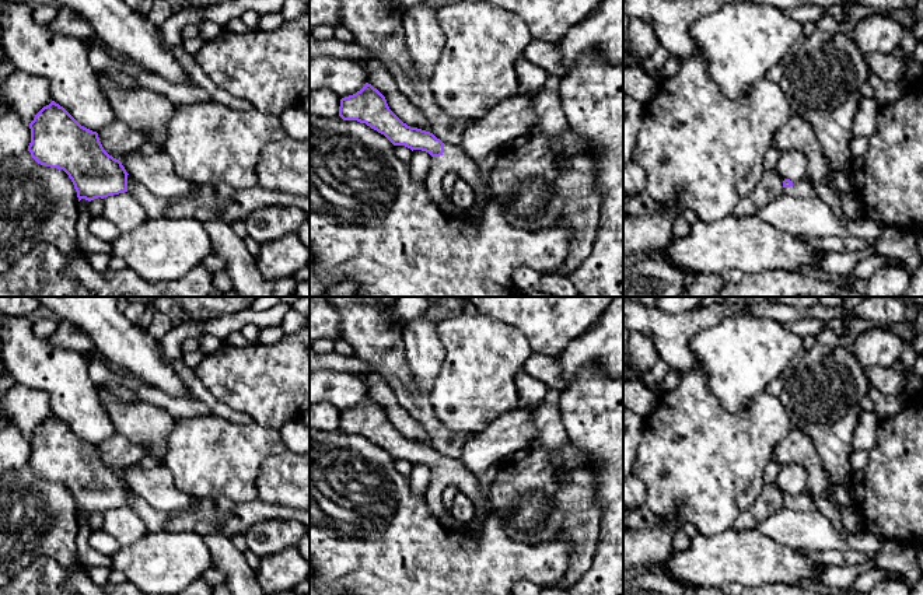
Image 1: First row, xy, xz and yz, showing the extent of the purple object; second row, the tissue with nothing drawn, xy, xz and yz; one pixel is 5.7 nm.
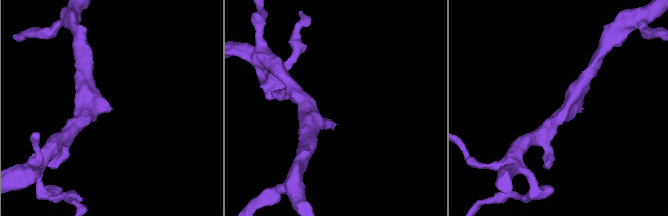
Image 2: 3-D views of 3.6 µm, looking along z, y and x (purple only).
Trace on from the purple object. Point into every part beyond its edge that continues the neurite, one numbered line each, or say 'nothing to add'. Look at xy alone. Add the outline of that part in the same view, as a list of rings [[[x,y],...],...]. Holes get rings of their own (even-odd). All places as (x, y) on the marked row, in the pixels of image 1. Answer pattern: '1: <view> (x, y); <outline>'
nothing to add

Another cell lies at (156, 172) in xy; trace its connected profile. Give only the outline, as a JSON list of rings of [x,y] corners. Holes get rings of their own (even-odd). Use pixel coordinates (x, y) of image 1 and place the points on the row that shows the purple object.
[[[160,150],[151,155],[136,151],[119,158],[126,172],[154,196],[179,199],[195,195],[197,185],[182,179],[174,171],[171,157]]]

